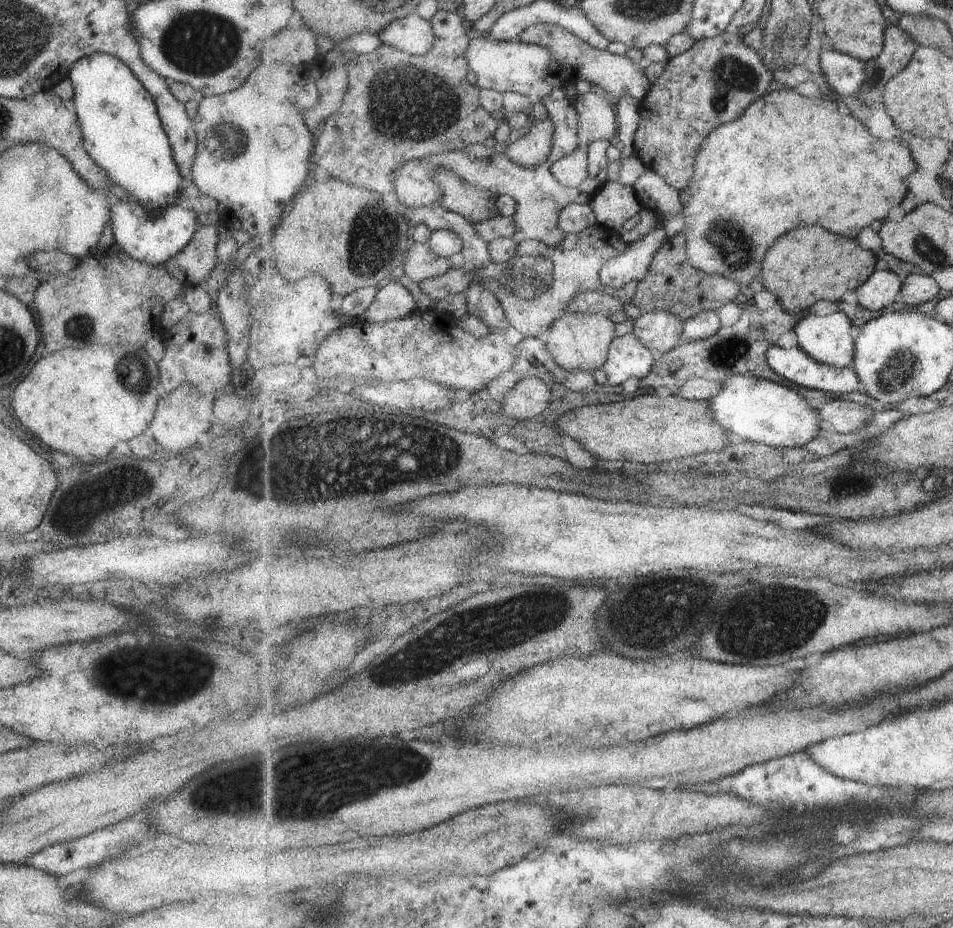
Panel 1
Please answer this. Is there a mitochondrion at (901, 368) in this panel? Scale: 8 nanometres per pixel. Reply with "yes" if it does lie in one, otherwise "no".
yes

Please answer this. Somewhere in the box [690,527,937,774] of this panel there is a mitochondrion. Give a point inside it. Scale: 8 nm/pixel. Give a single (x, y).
(745, 631)

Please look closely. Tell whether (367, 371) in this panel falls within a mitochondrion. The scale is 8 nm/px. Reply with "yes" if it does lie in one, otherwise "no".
no

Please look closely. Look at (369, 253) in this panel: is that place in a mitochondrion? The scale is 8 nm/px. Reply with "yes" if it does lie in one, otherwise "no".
yes

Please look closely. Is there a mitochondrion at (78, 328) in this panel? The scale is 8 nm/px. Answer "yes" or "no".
yes

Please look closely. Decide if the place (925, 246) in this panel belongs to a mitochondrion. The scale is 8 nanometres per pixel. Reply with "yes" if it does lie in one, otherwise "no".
yes

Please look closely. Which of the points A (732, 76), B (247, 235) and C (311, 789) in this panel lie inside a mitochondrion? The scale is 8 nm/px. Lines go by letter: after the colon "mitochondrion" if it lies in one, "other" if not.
A: mitochondrion
B: other
C: mitochondrion

